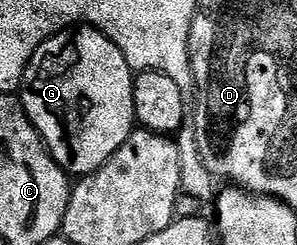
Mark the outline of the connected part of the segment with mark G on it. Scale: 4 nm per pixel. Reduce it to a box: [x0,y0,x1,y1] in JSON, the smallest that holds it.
[17,24,133,176]

